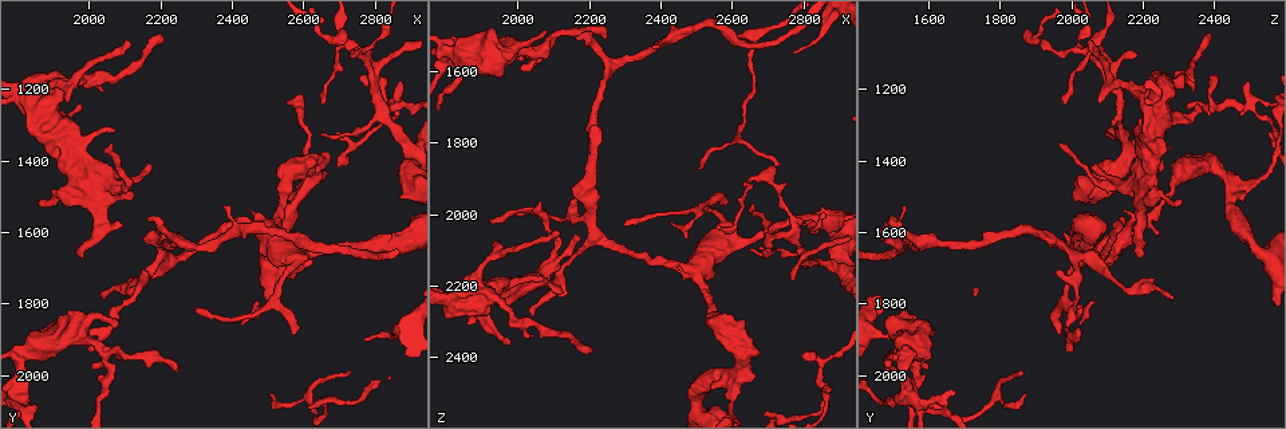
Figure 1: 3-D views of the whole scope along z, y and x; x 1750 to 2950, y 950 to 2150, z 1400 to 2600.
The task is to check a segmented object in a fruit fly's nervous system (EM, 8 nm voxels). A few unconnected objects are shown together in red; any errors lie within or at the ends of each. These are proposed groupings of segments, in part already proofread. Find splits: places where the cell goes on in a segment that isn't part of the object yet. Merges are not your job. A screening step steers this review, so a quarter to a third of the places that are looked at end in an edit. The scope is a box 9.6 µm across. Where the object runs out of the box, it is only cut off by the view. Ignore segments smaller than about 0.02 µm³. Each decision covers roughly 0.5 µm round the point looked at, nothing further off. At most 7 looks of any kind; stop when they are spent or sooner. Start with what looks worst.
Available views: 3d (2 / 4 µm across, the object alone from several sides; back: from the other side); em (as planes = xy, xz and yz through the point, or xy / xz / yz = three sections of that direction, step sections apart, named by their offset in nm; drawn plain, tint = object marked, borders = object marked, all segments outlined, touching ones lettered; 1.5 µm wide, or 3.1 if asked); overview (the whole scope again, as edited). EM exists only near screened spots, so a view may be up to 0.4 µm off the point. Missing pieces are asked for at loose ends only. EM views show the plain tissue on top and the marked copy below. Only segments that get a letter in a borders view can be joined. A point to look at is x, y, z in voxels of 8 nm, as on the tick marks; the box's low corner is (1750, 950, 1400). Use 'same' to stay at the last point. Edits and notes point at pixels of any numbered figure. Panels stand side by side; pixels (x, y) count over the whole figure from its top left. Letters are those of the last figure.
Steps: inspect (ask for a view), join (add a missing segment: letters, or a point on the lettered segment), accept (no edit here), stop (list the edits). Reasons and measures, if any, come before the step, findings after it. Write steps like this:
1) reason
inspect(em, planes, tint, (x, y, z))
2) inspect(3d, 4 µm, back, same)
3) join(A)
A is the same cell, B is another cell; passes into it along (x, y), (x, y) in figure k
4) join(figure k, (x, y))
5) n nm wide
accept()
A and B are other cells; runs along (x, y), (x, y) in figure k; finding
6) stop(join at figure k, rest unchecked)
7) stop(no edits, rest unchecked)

an open end
inspect(3d, 4 µm, (2170, 1570, 1500))

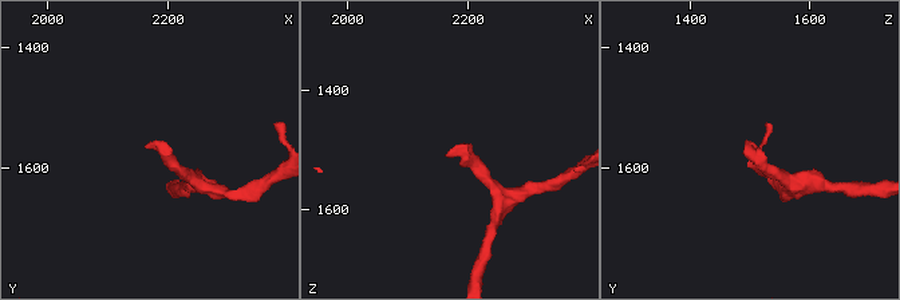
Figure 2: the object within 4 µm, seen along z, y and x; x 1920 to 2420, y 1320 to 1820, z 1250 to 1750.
shape alone is not enough
inspect(em, planes, tint, (2165, 1560, 1515))

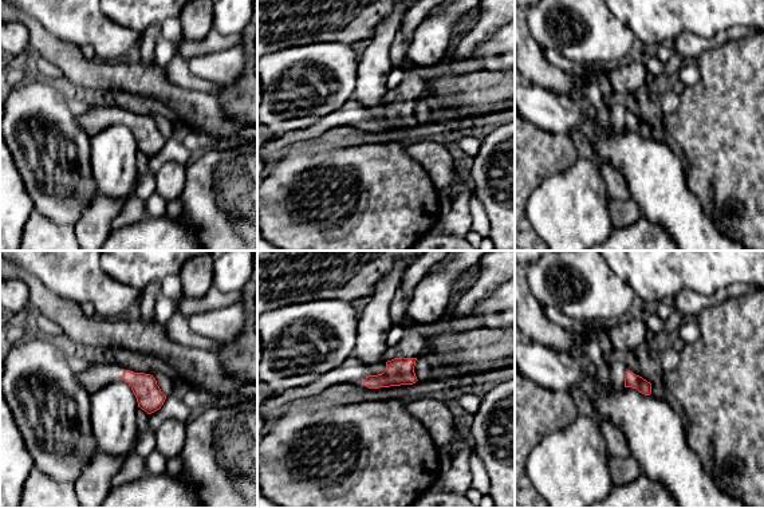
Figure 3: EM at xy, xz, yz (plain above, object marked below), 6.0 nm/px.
inspect(em, planes, borders, same)

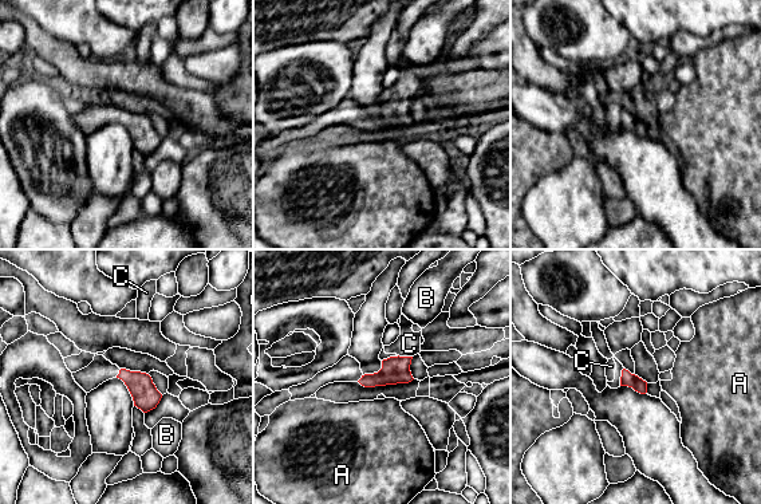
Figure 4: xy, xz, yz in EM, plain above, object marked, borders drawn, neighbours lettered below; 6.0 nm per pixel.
join(C)
C is the same cell, A and B are other cells; passes into it along (394, 370), (405, 357), (409, 343) in figure 4; the cell continues

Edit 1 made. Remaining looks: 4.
inspect(overview)

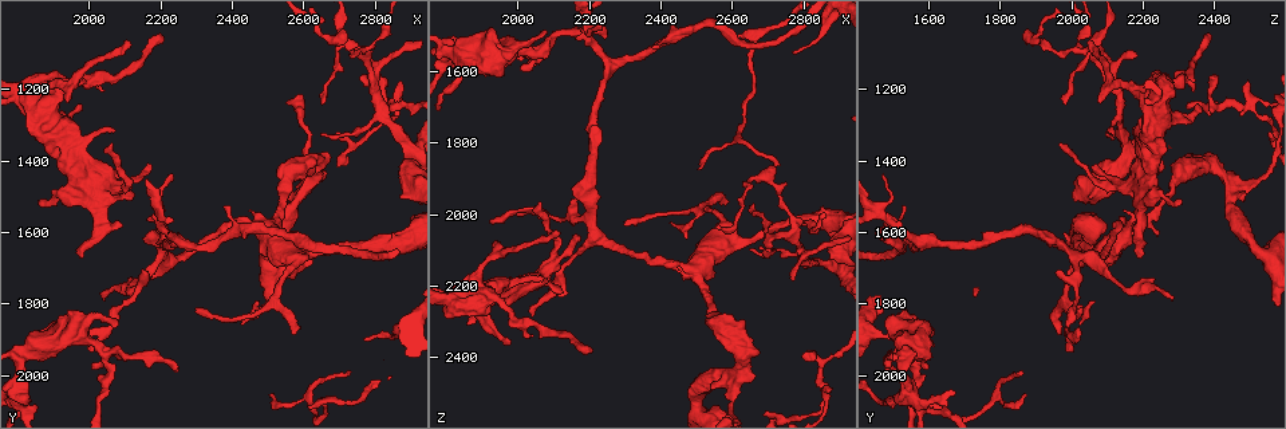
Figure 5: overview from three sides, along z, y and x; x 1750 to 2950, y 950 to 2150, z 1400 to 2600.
thin end
inspect(em, planes, borders, (2080, 1860, 1480))

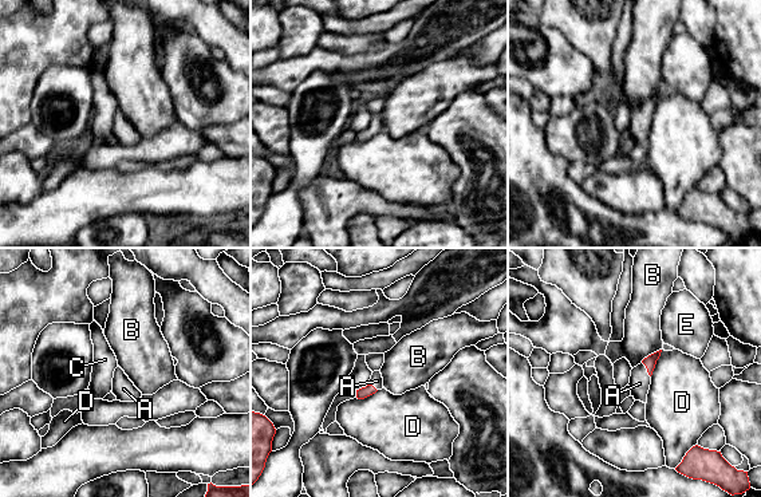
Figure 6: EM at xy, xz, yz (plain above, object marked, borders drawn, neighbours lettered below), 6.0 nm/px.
join(A)
A is the same cell, B, C, D and E are other cells; passes into it along (650, 362), (647, 370), (639, 383) in figure 6; it goes on there

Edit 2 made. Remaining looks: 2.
stop(join at figure 4, join at figure 6, rest unchecked)

